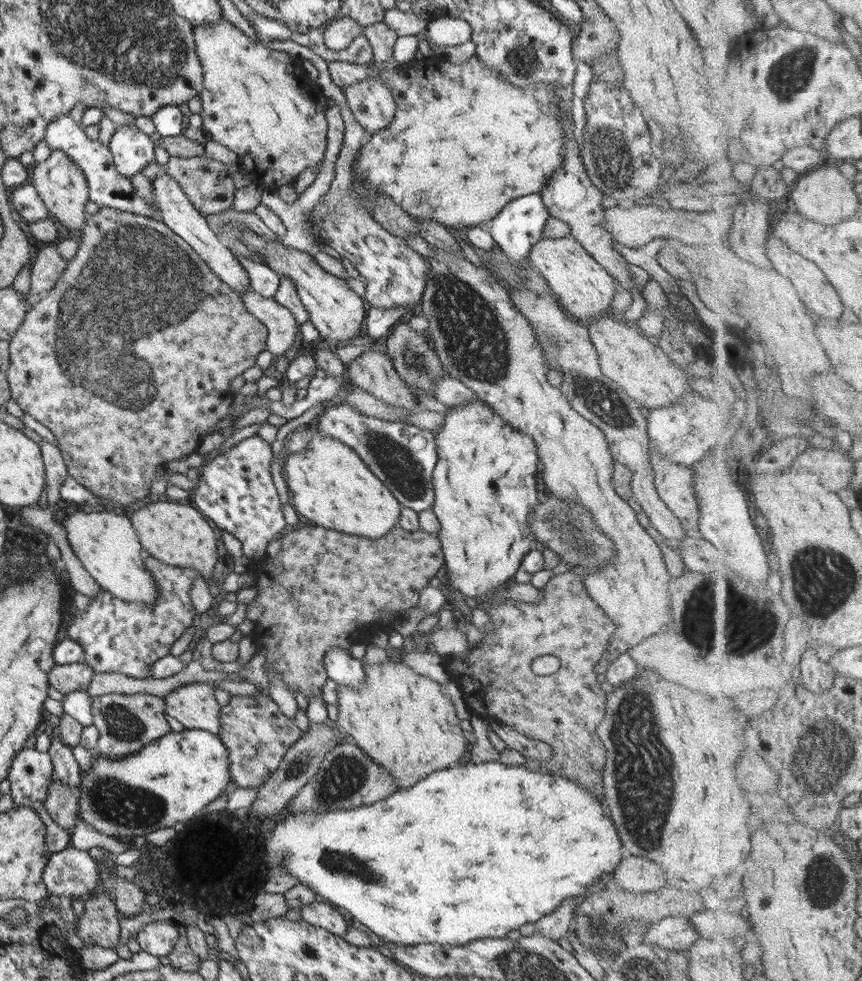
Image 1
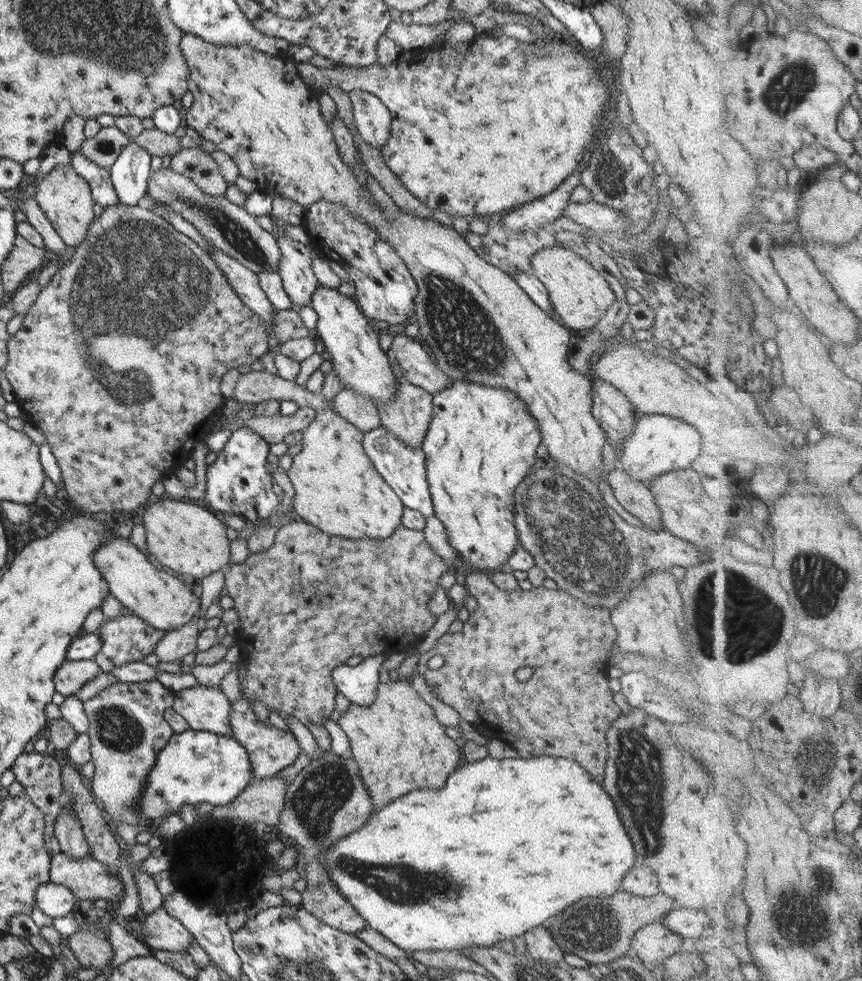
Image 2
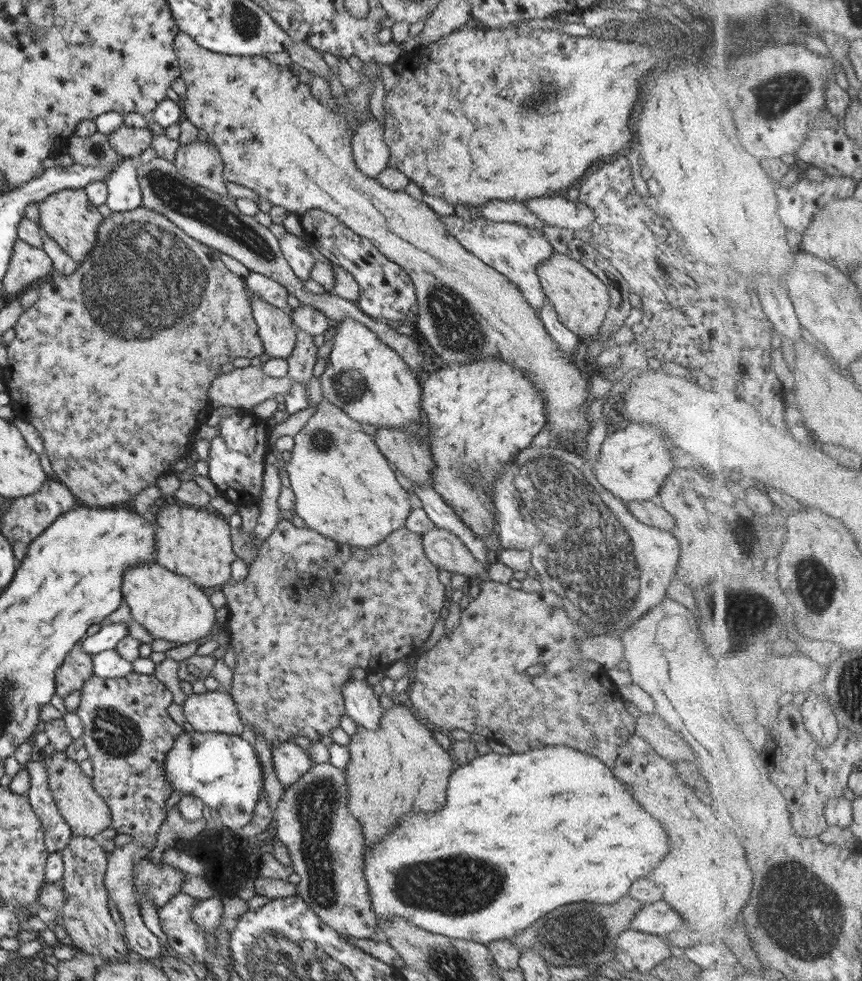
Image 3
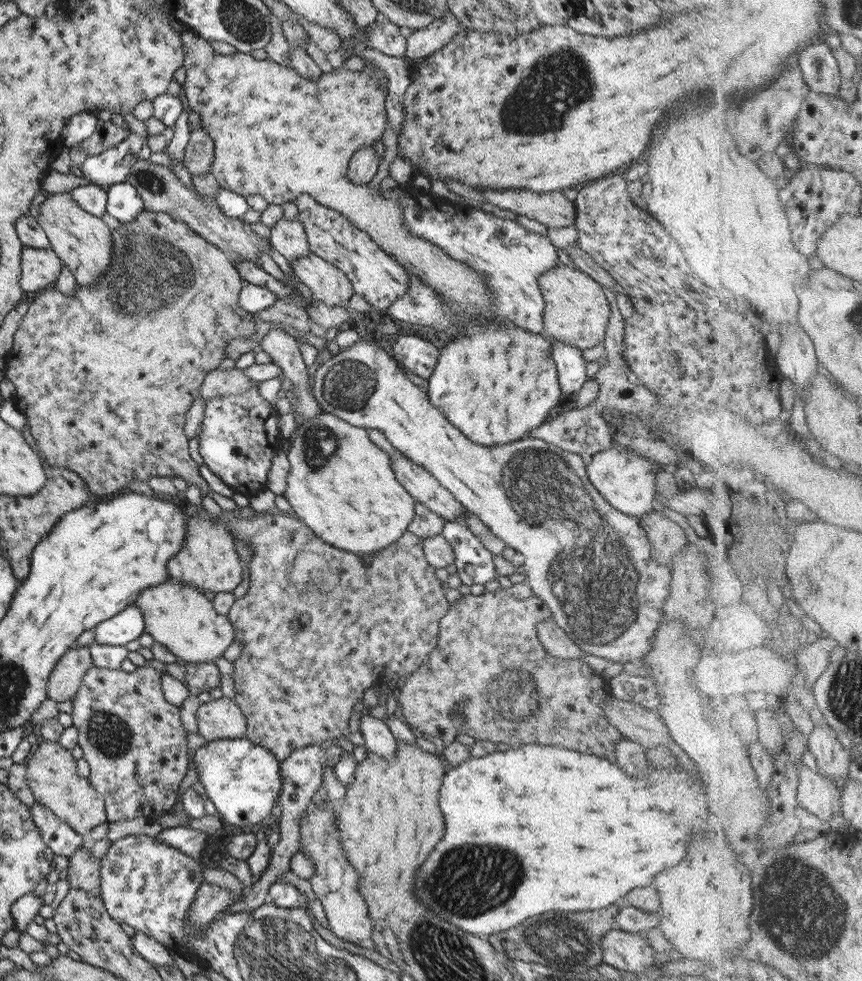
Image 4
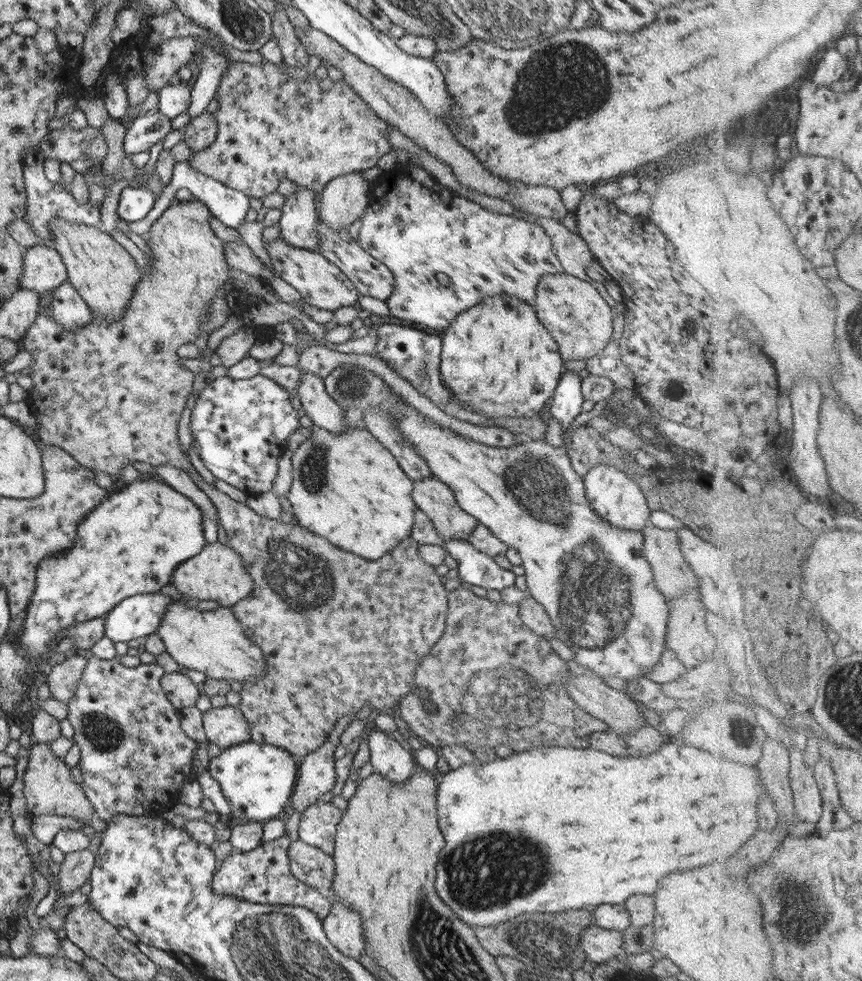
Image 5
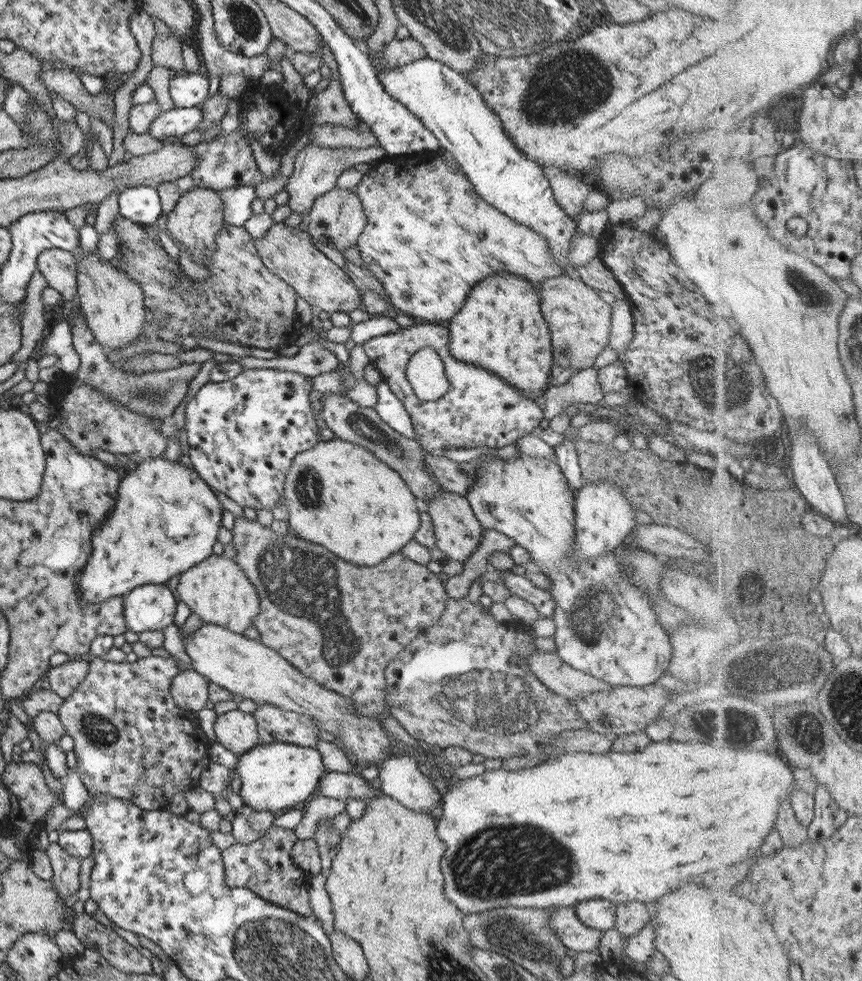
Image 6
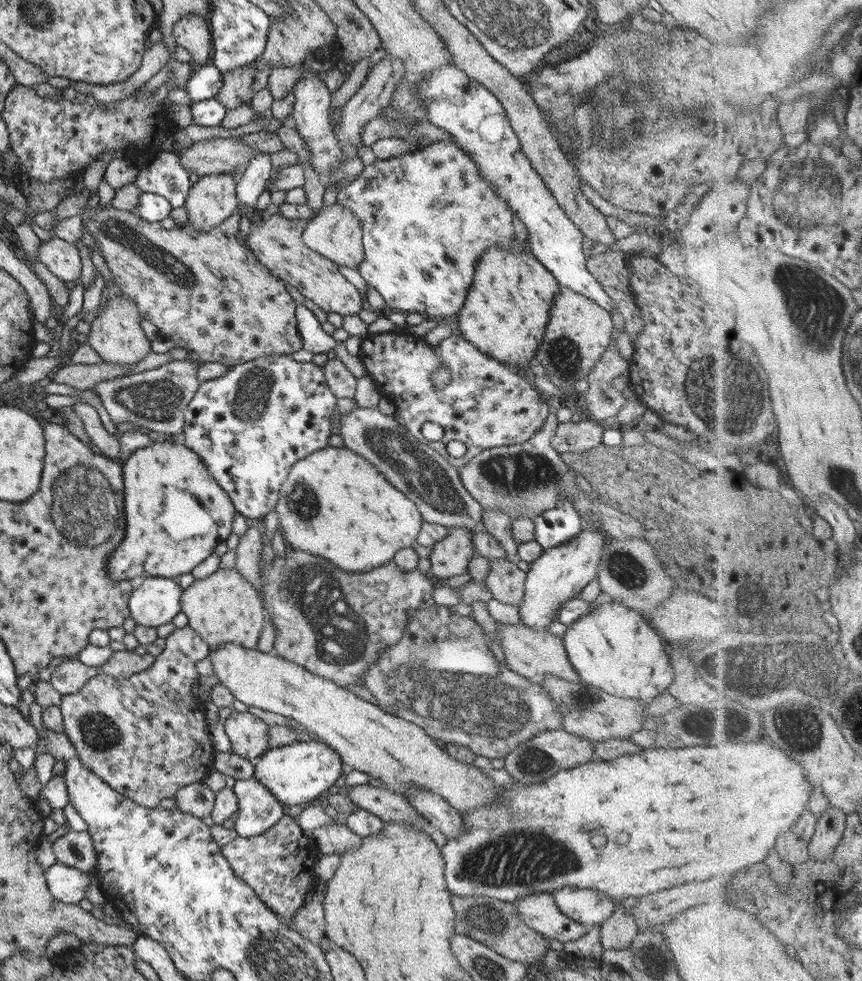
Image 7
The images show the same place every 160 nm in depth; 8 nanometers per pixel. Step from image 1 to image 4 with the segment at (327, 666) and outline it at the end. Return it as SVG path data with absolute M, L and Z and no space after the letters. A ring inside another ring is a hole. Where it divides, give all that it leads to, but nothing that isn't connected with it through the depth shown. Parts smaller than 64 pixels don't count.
M360 713L353 718L352 727L355 728L364 740L364 748L377 756L391 760L395 752L396 741L384 723L384 720Z

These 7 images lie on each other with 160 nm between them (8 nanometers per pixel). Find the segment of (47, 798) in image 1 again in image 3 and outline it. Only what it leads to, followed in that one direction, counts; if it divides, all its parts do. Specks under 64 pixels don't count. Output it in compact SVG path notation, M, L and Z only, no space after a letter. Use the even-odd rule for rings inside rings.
M71 834L60 853L63 866L60 881L66 899L59 915L67 934L66 943L75 951L89 954L98 963L127 962L127 940L117 930L108 911L110 900L103 884L106 869L104 850L92 837Z

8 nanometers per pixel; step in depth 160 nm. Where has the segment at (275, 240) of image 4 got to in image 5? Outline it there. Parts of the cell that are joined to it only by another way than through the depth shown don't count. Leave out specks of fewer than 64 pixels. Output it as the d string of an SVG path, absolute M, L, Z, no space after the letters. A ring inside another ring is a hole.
M294 184L296 192L285 197L278 220L279 237L289 246L317 252L318 238L314 229L317 195L314 190Z

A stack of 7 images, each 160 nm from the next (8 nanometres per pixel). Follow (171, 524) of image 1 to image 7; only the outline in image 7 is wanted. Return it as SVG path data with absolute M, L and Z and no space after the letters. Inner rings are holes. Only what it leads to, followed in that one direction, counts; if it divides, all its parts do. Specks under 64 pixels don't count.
M217 567L213 574L193 583L180 592L180 612L187 617L192 628L209 647L235 643L243 648L256 649L257 638L263 626L263 607L257 590L234 569Z

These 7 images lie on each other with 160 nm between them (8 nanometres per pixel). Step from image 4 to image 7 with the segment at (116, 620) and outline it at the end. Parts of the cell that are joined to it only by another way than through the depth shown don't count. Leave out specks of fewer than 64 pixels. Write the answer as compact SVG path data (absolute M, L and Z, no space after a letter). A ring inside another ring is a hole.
M148 577L139 588L130 592L128 616L141 626L156 628L170 622L180 611L180 592L177 579Z

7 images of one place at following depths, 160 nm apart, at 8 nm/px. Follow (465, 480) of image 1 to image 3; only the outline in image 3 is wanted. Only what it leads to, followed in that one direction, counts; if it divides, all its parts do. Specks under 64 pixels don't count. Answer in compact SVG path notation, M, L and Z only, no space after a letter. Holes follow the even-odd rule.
M484 358L483 360L470 360L465 364L443 364L420 380L420 409L425 414L428 423L428 434L431 435L429 446L431 459L433 459L433 490L440 495L457 517L467 525L466 527L482 539L488 532L496 531L493 526L490 496L485 489L491 487L493 479L499 477L507 462L531 446L533 437L546 424L544 417L544 402L540 392L528 379L528 376L516 366L507 364L500 358ZM463 469L475 471L475 486L465 484Z

